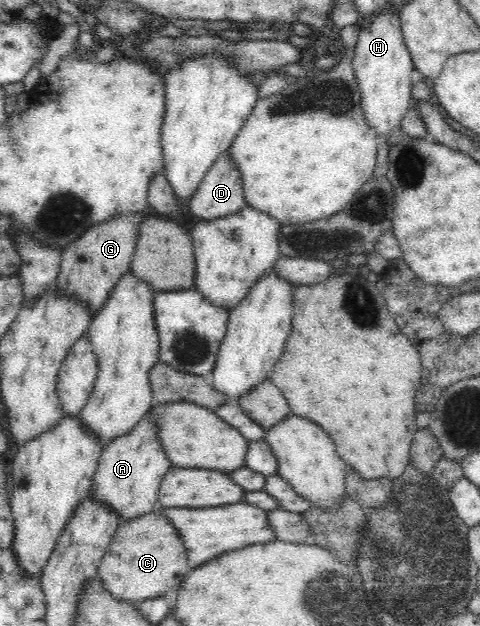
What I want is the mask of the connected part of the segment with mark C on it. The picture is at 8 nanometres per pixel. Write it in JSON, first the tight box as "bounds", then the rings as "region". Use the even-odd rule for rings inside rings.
{"bounds":[99,507,188,603],"region":[[[158,507],[117,527],[103,555],[99,576],[104,587],[117,601],[136,603],[163,597],[168,589],[176,590],[188,571],[182,538]]]}

